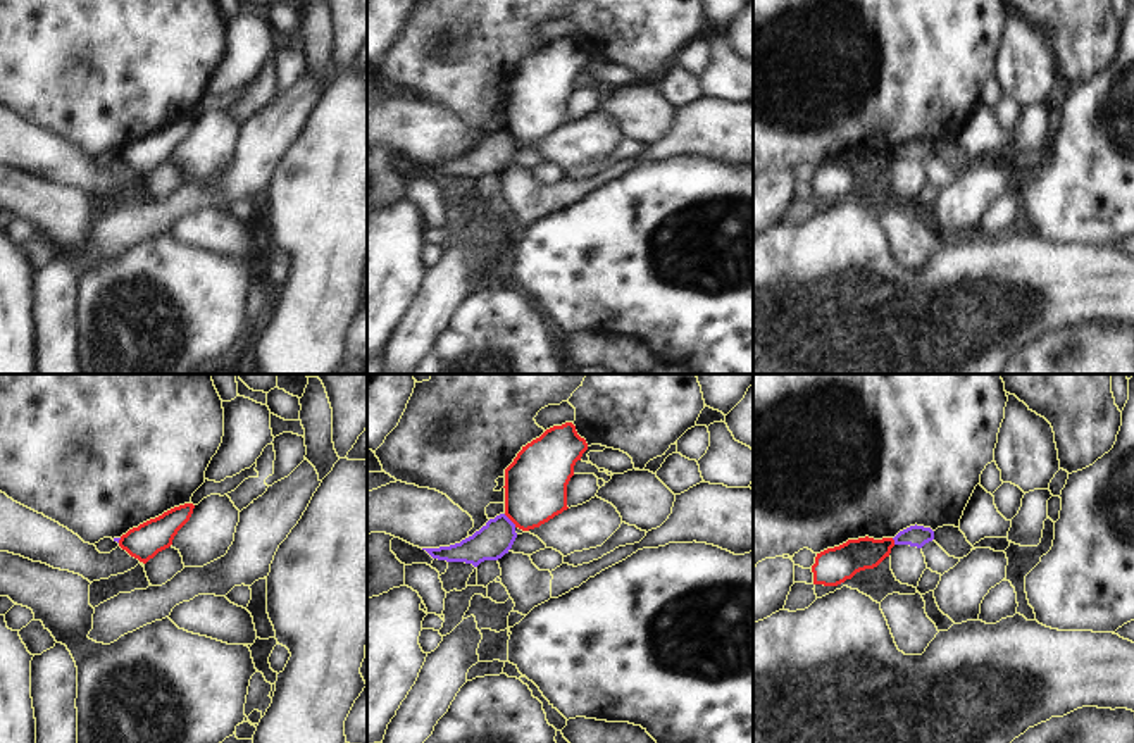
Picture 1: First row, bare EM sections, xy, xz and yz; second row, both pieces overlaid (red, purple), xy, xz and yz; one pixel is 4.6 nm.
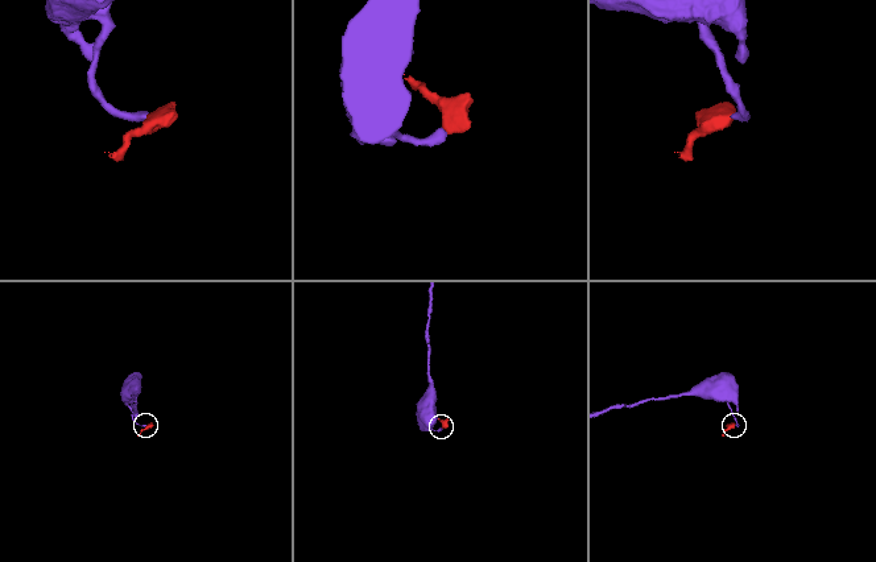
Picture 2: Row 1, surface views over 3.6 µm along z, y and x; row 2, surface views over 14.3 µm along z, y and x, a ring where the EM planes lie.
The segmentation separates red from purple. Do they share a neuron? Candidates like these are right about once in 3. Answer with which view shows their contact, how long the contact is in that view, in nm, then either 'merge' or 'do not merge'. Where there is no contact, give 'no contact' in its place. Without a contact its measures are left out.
xz | 90 nm | do not merge

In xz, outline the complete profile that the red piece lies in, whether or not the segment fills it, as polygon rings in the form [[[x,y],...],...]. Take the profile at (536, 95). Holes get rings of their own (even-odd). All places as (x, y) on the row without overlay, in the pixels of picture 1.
[[[572,36],[553,40],[505,83],[505,129],[522,145],[567,124],[567,98],[588,57]]]

